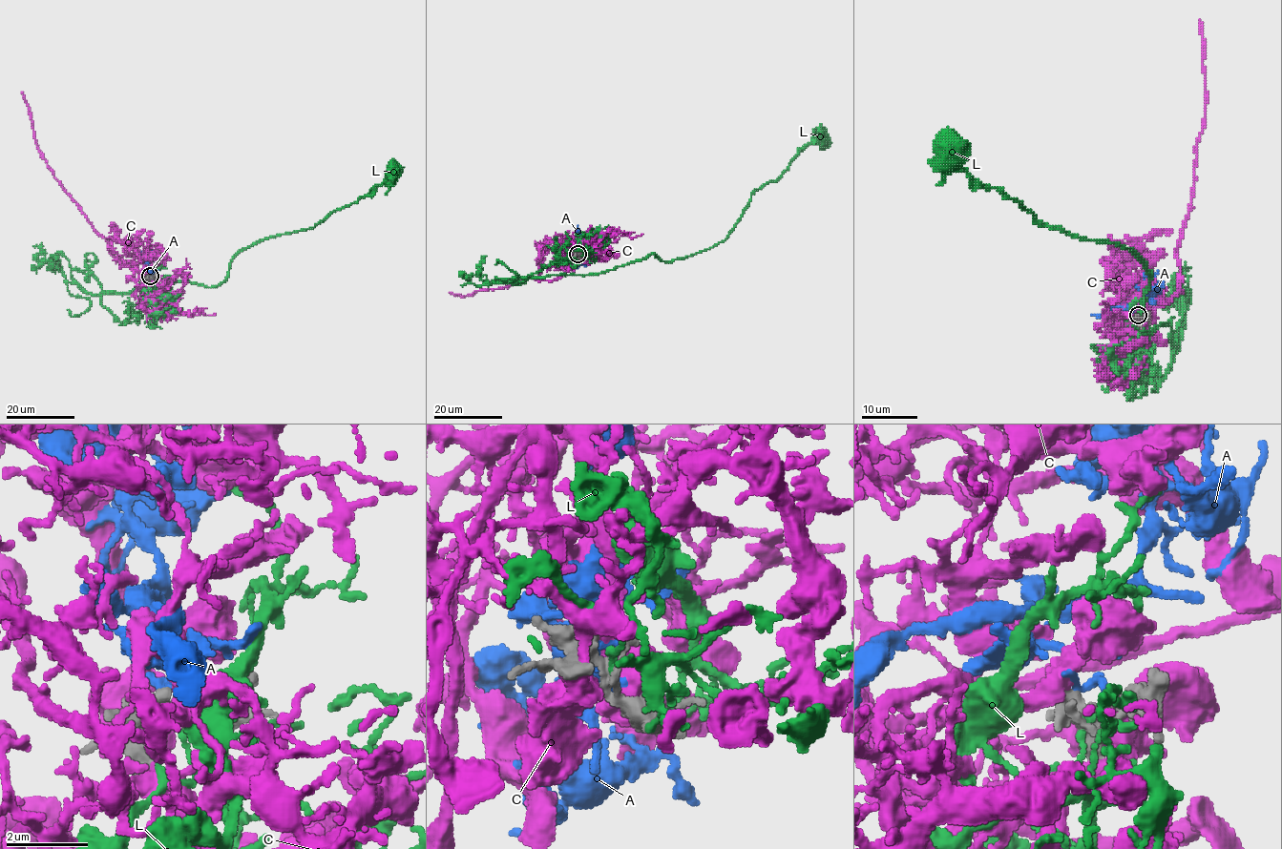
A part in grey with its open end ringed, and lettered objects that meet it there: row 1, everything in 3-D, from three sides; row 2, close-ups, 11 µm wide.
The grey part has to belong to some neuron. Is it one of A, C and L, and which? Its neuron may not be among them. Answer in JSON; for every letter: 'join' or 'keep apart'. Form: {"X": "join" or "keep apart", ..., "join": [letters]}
{"A": "join", "C": "keep apart", "L": "keep apart", "join": ["A"]}

